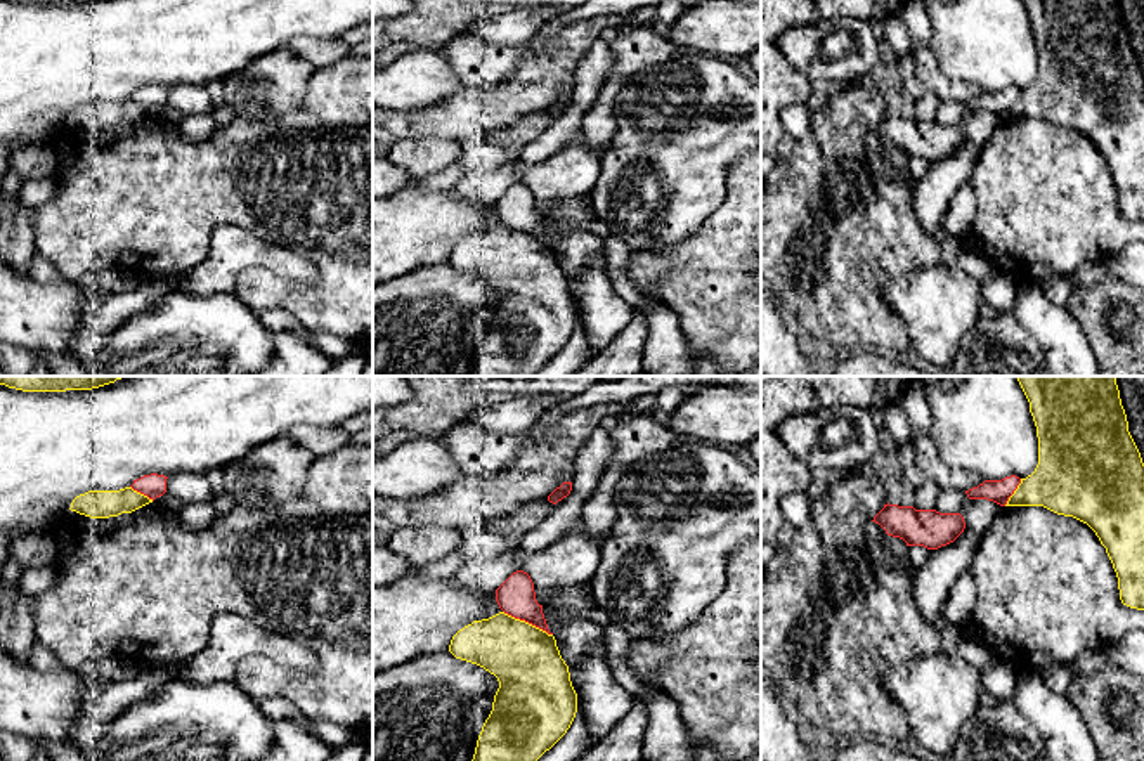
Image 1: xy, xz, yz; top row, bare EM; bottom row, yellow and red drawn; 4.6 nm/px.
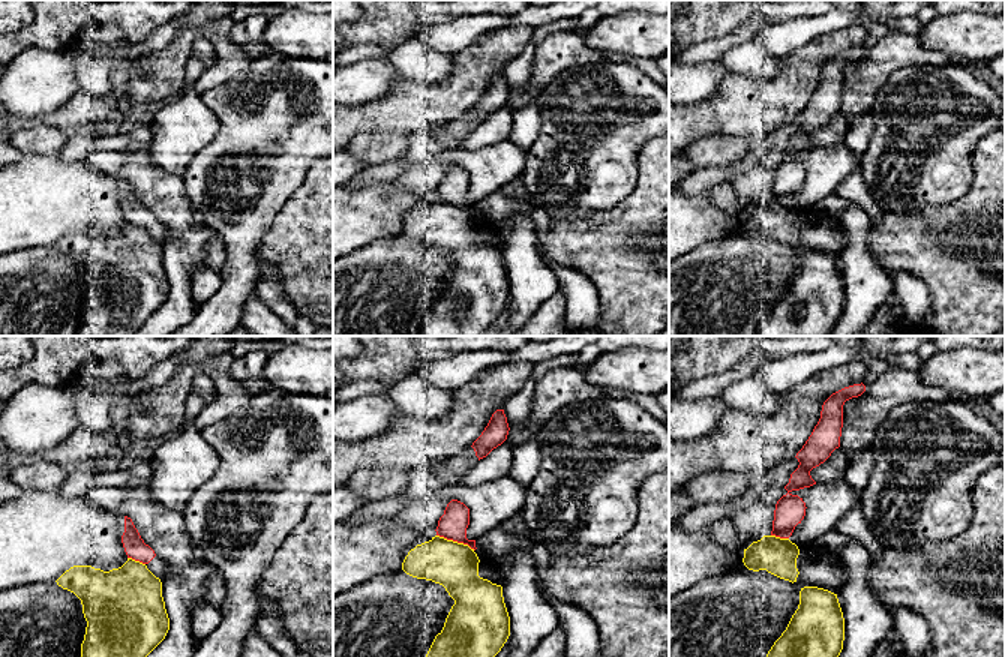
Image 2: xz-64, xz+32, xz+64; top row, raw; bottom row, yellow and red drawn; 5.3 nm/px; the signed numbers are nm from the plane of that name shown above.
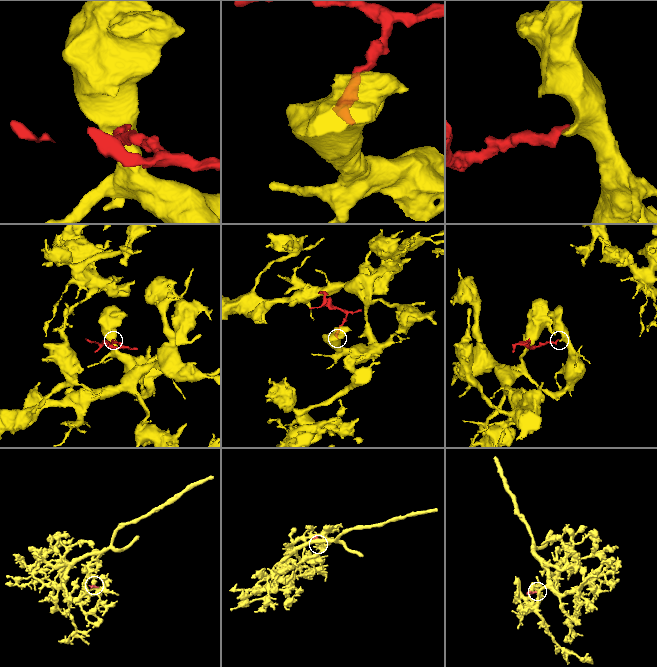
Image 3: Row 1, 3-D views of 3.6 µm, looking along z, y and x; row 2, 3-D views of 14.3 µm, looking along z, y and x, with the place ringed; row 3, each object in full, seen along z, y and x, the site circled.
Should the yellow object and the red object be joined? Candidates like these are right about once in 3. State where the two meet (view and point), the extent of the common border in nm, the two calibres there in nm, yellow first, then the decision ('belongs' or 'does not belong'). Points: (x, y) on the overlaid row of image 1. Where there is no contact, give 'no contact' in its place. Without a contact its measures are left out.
xz (527, 623) | 260 nm | 320/180 nm | does not belong

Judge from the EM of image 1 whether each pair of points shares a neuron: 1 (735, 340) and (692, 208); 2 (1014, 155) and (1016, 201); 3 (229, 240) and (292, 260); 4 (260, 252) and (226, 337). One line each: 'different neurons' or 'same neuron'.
1: different neurons
2: same neuron
3: same neuron
4: different neurons

